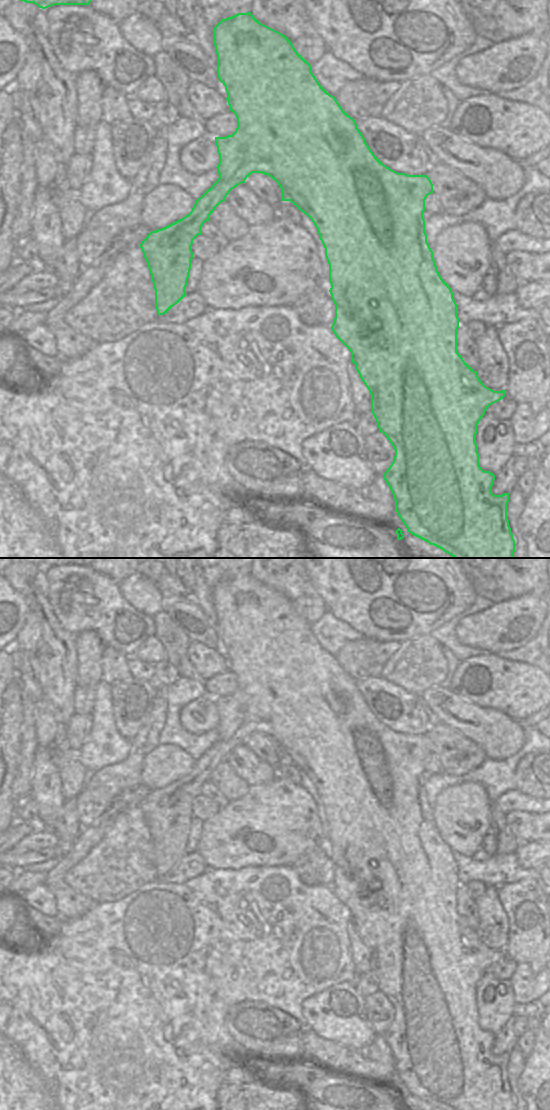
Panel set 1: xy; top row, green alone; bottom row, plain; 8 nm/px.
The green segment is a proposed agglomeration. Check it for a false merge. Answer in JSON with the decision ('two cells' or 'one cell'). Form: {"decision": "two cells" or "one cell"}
{"decision": "one cell"}

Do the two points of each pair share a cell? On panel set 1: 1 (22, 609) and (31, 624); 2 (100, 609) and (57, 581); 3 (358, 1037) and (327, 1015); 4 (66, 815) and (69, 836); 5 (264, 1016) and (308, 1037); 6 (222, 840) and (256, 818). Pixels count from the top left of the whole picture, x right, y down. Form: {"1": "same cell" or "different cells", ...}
{"1": "different cells", "2": "same cell", "3": "same cell", "4": "same cell", "5": "different cells", "6": "same cell"}

